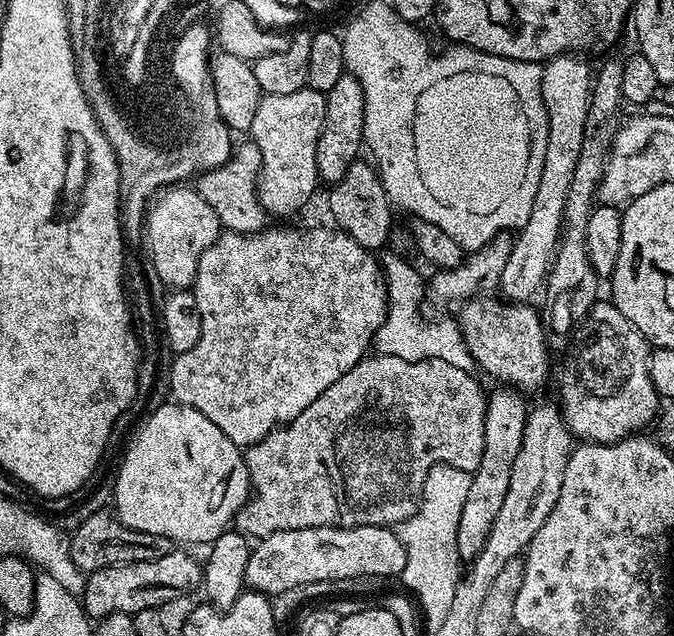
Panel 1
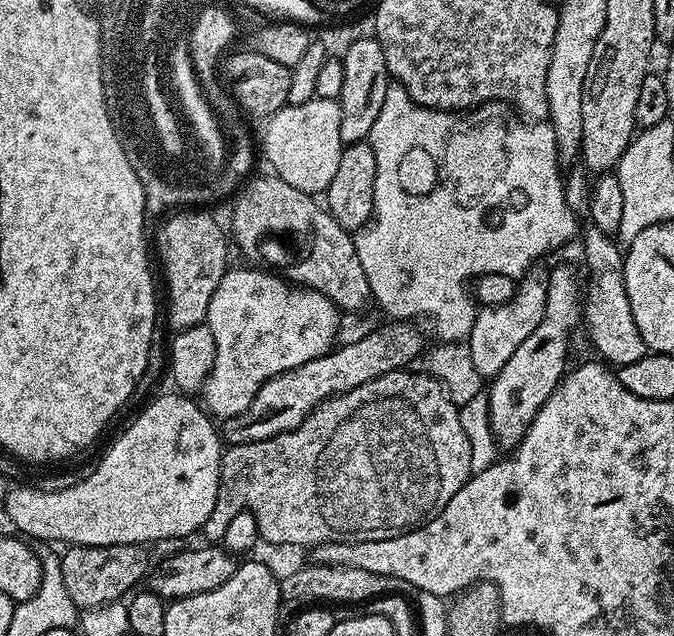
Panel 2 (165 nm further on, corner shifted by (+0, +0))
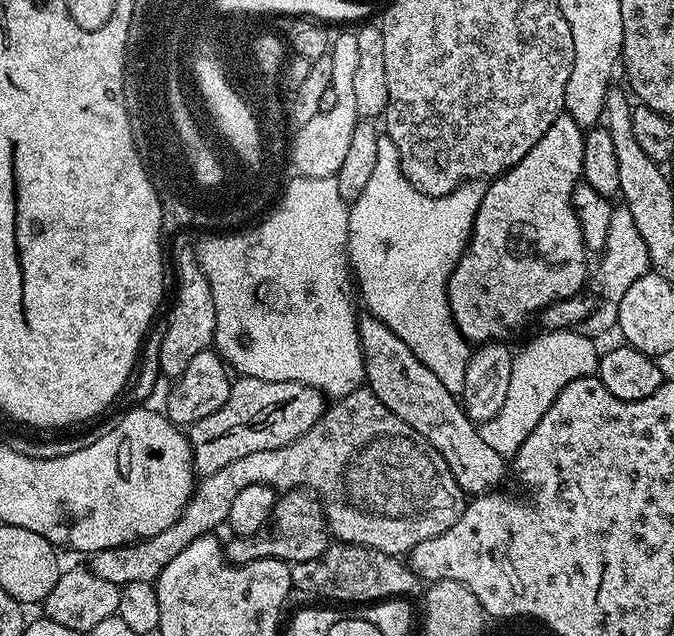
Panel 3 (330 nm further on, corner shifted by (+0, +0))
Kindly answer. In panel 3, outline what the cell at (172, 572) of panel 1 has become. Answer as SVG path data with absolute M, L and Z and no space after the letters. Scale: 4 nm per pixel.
M288 490L277 499L270 518L262 526L262 530L254 530L254 534L245 536L233 535L232 541L223 545L224 555L230 564L249 564L259 560L283 560L289 565L298 562L310 562L310 558L318 558L330 546L328 523L324 521L324 509L319 500L307 490Z

